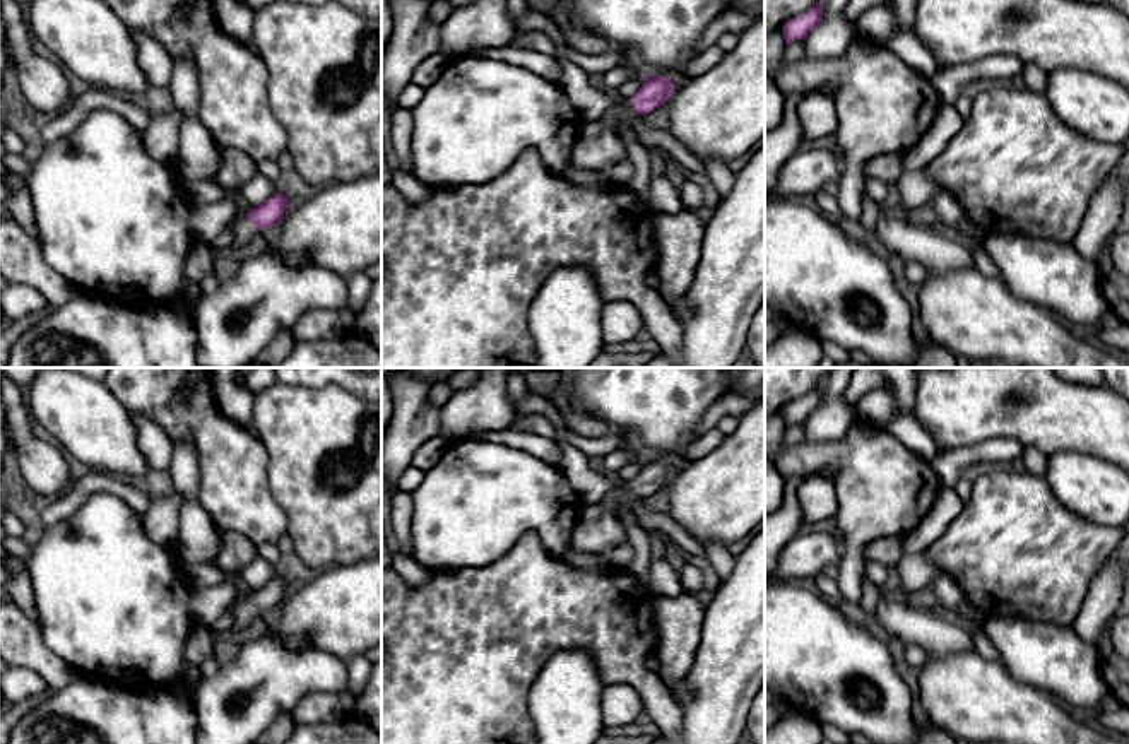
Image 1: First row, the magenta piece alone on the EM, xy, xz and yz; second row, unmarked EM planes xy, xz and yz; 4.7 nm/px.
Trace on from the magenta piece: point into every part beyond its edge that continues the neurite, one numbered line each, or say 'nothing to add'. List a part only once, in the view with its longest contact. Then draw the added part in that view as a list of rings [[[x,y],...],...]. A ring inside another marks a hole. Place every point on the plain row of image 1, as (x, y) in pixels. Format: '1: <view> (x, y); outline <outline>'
1: xy (240, 609); outline [[[238,597],[228,611],[234,617],[234,624],[231,629],[243,629],[250,626],[255,619],[260,617],[260,612],[257,612],[246,600],[246,597]]]

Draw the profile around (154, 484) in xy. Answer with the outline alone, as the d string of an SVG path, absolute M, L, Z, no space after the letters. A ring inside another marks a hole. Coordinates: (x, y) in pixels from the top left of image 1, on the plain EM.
M151 469L144 475L135 477L133 482L151 501L168 496L174 491L174 482L168 470Z

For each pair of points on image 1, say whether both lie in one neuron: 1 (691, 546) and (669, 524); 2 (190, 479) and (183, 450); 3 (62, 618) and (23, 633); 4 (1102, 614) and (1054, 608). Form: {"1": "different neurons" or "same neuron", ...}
{"1": "same neuron", "2": "same neuron", "3": "different neurons", "4": "different neurons"}

